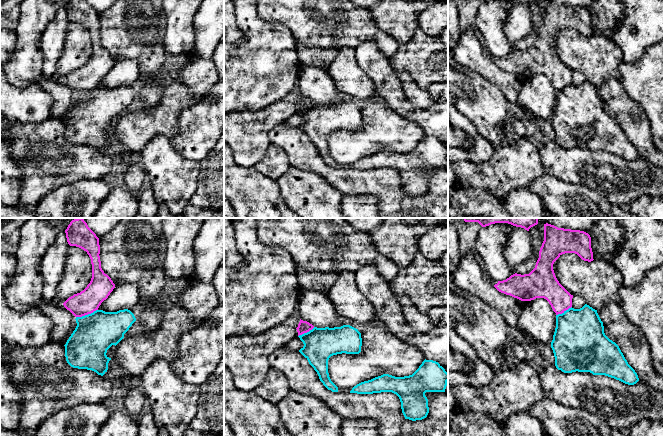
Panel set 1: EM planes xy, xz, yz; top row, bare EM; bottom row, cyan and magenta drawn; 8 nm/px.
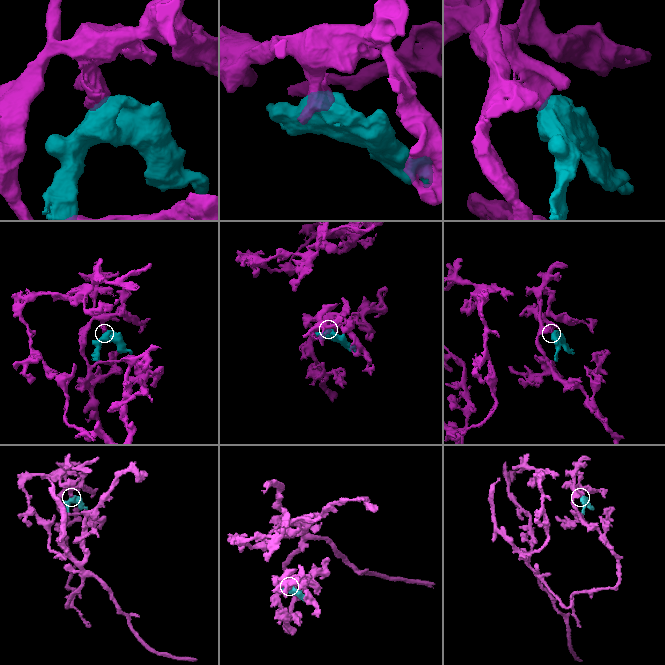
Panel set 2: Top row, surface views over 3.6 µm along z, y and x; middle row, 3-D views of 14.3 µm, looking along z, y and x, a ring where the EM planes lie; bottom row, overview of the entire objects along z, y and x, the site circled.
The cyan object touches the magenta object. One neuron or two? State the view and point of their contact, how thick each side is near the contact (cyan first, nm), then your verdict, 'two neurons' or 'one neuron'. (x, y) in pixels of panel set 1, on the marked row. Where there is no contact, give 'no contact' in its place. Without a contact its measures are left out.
contact xy (86, 315); calibres 320 and 190 nm; two neurons

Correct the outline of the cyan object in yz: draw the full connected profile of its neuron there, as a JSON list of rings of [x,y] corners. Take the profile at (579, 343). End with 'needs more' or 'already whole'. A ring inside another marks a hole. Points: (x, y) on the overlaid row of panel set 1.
[[[587,304],[556,315],[551,348],[556,368],[564,373],[590,372],[628,385],[639,381],[619,346],[605,335],[597,310]]] | already whole

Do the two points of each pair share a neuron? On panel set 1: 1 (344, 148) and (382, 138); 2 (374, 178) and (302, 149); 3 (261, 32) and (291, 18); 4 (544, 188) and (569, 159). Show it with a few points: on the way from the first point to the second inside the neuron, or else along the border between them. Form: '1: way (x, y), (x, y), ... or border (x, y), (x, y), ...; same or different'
1: way (353, 145), (373, 138); same
2: way (356, 182), (344, 182), (320, 167); same
3: border (258, 14), (266, 20), (284, 24), (296, 40); different
4: border (544, 172), (575, 184); different

